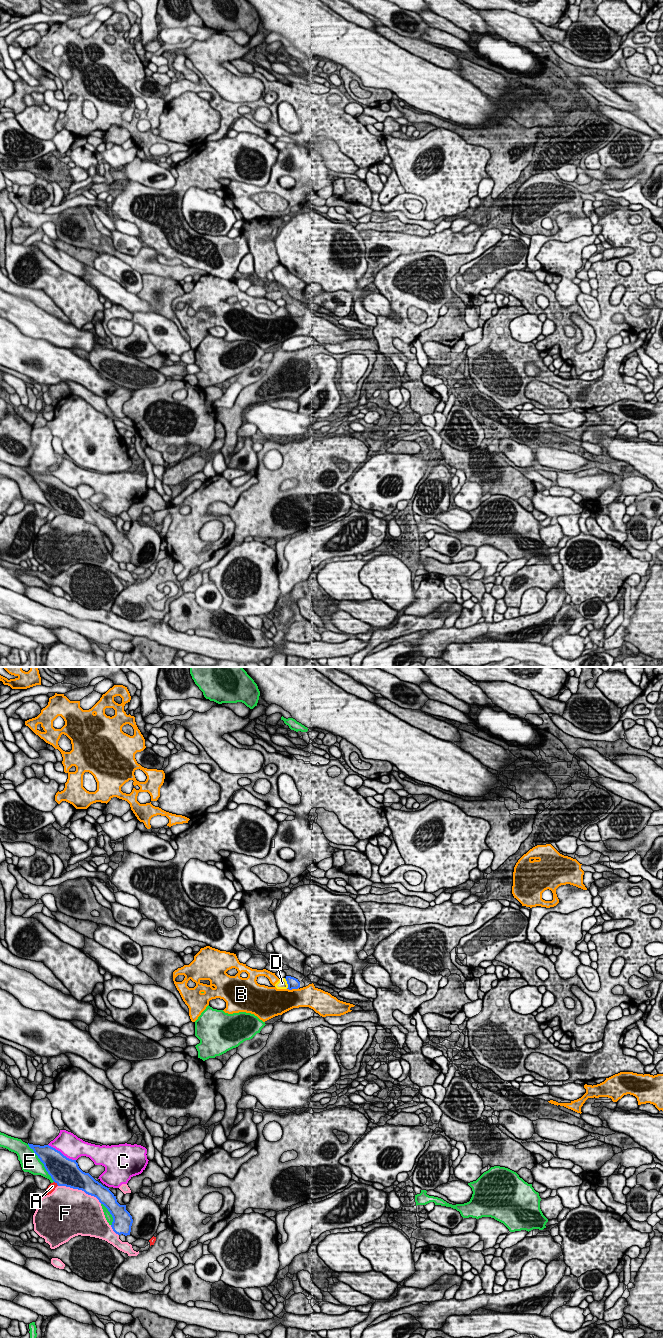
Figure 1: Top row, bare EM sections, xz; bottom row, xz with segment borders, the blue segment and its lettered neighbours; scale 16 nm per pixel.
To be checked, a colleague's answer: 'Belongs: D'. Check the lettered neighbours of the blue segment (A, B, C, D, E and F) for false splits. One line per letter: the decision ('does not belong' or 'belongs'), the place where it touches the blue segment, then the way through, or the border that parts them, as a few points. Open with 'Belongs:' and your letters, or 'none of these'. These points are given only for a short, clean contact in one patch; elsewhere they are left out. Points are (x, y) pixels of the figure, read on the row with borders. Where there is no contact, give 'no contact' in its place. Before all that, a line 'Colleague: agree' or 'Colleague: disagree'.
Colleague: disagree
Belongs: none of these
A: does not belong | xz (56, 1182) | along xz (54, 1181), (58, 1185)
B: does not belong | xz (292, 988)
C: does not belong | xz (61, 1153)
D: does not belong | xz (287, 983) | along xz (284, 978), (287, 988)
E: does not belong | xz (42, 1162)
F: does not belong | xz (80, 1189)

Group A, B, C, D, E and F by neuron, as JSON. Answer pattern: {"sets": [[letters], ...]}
{"sets": [["A"], ["B"], ["C"], ["D"], ["E"], ["F"]]}

